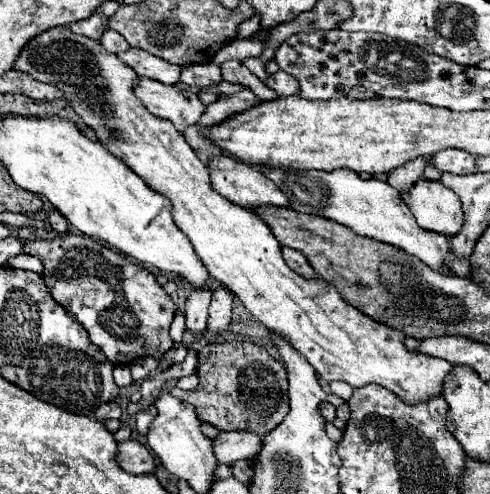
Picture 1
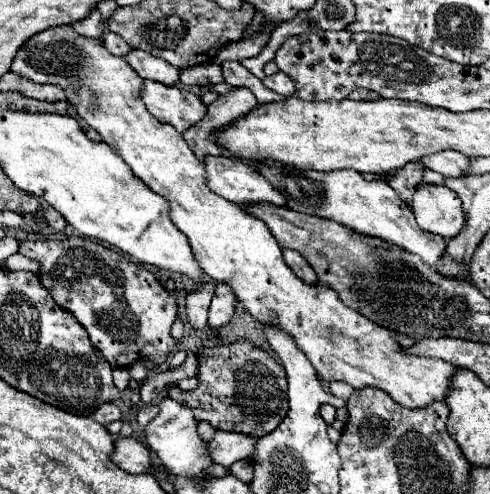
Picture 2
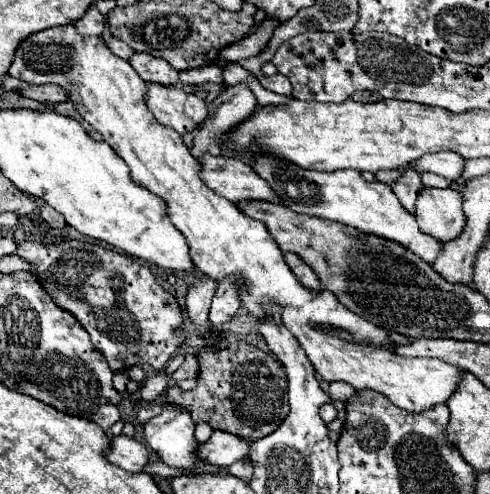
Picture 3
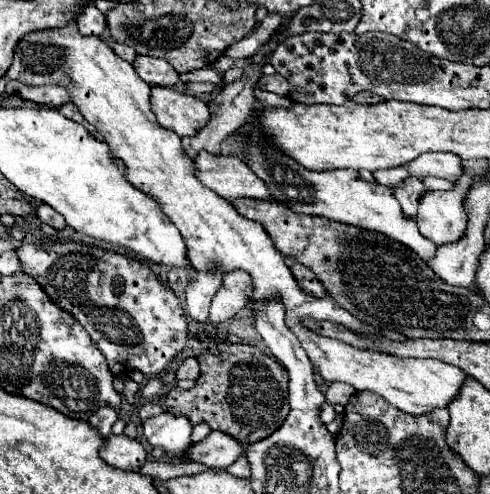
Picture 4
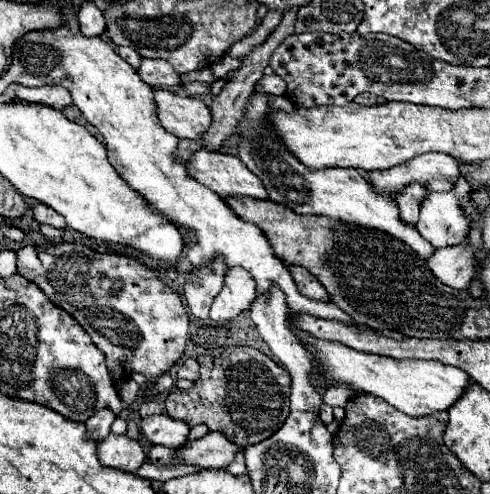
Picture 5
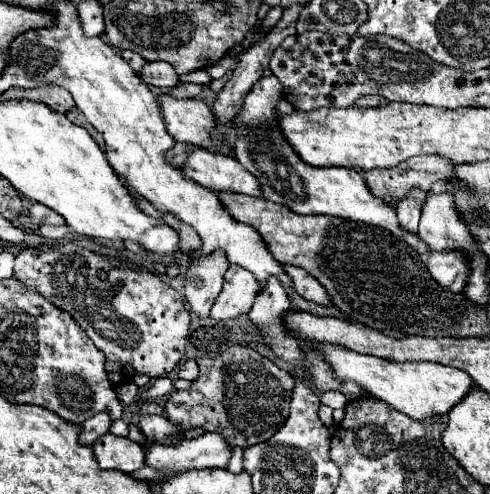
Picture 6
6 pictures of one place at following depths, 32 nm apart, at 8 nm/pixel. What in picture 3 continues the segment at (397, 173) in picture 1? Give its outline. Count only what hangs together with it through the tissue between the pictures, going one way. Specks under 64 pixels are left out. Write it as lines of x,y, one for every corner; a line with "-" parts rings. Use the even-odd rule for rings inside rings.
406,168
404,174
390,184
392,190
396,192
396,196
400,198
402,206
408,210
408,212
414,212
414,200
416,200
416,192
422,188
422,182
420,182
420,172
414,170
414,168

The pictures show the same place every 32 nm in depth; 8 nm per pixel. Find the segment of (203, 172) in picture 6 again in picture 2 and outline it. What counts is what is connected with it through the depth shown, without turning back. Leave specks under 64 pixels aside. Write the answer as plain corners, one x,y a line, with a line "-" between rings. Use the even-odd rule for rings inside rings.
210,156
206,162
208,186
238,206
250,204
276,204
286,206
286,198
258,172
254,166
242,162
240,158

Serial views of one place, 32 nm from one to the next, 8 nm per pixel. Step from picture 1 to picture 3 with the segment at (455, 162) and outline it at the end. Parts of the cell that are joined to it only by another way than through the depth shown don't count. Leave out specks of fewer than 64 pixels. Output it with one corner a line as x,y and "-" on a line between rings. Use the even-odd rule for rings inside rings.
434,152
434,154
424,154
420,160
412,162
414,168
420,168
422,172
434,172
444,176
446,180
458,180
464,172
464,158
456,152

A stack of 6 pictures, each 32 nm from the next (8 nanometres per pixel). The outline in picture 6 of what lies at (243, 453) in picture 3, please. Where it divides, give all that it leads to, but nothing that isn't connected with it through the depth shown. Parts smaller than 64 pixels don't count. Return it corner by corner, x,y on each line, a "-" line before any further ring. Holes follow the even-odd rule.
206,432
196,440
184,440
178,446
152,444
146,452
146,464
162,470
202,470
202,468
226,468
232,458
232,446
218,434

